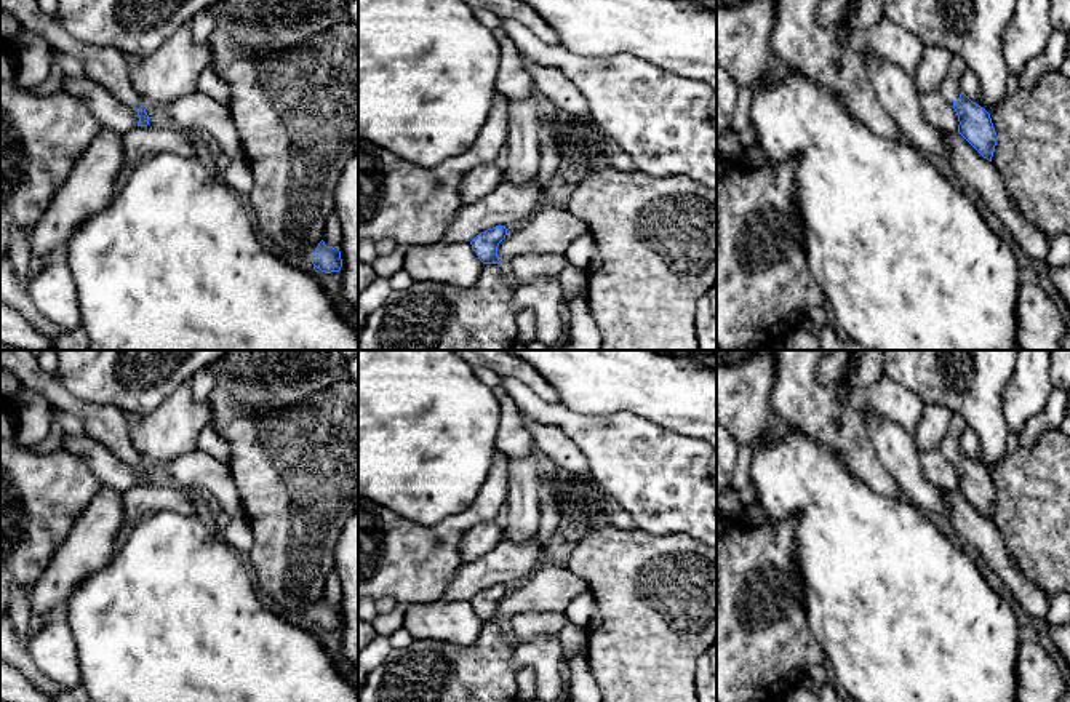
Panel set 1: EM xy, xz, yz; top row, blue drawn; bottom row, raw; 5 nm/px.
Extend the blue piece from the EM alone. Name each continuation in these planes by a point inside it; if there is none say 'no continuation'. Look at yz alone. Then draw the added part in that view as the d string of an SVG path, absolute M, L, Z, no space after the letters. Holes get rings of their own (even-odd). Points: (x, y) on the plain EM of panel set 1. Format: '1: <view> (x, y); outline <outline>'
1: yz (950, 448); outline M952 413L950 417L950 425L947 430L945 438L942 440L939 449L940 453L953 464L953 461L960 456L961 445L960 445L960 437L961 432L964 430L964 421L960 414Z

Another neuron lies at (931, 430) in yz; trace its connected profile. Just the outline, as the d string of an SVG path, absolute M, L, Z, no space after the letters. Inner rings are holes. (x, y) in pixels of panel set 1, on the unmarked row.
M926 405L923 419L913 435L918 451L929 451L940 446L950 425L952 413L940 405Z

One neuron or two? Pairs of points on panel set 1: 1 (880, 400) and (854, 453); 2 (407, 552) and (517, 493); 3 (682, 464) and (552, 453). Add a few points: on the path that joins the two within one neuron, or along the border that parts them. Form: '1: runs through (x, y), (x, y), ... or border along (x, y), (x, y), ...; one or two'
1: runs through (864, 405), (854, 414), (854, 437); one
2: border along (509, 462), (507, 498), (504, 504); two
3: border along (560, 427), (584, 454), (590, 470); two

